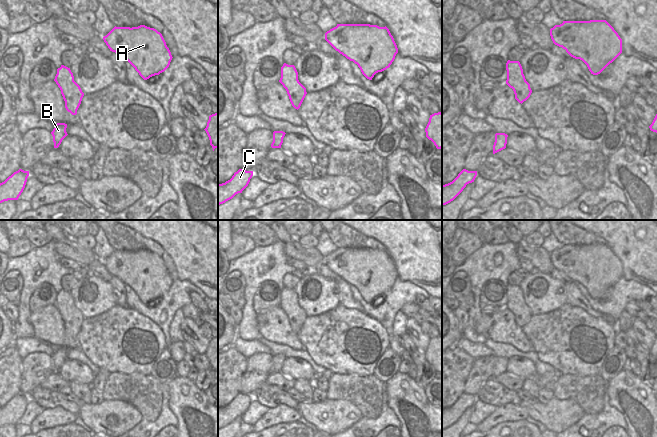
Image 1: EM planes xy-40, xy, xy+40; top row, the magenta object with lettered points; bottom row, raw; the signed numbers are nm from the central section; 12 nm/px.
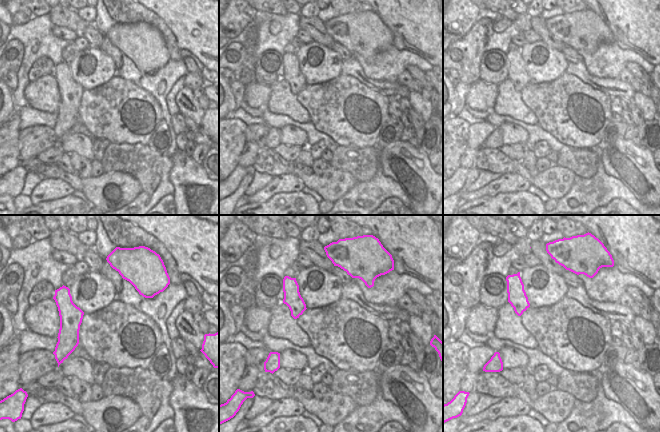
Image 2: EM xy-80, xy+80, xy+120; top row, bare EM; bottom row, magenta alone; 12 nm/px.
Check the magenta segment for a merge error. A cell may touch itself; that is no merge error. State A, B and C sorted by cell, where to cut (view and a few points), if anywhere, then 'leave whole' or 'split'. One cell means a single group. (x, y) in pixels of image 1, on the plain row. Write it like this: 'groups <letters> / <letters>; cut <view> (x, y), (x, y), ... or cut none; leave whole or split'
groups A B C; cut none; leave whole

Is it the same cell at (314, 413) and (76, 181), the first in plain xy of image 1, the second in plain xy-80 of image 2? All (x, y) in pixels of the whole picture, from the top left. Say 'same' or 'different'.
different

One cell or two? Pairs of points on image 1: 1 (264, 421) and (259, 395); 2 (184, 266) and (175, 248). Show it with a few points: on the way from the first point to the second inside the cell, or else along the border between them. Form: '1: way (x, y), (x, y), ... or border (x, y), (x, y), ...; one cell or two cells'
1: border (270, 407), (285, 404), (294, 408); two cells
2: way (184, 262), (184, 257), (179, 252); one cell

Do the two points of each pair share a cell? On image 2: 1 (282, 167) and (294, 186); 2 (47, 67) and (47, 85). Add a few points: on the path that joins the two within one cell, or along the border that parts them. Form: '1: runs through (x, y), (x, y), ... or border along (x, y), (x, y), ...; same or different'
1: border along (293, 172), (273, 176); different
2: border along (52, 73), (45, 74), (30, 82); different

